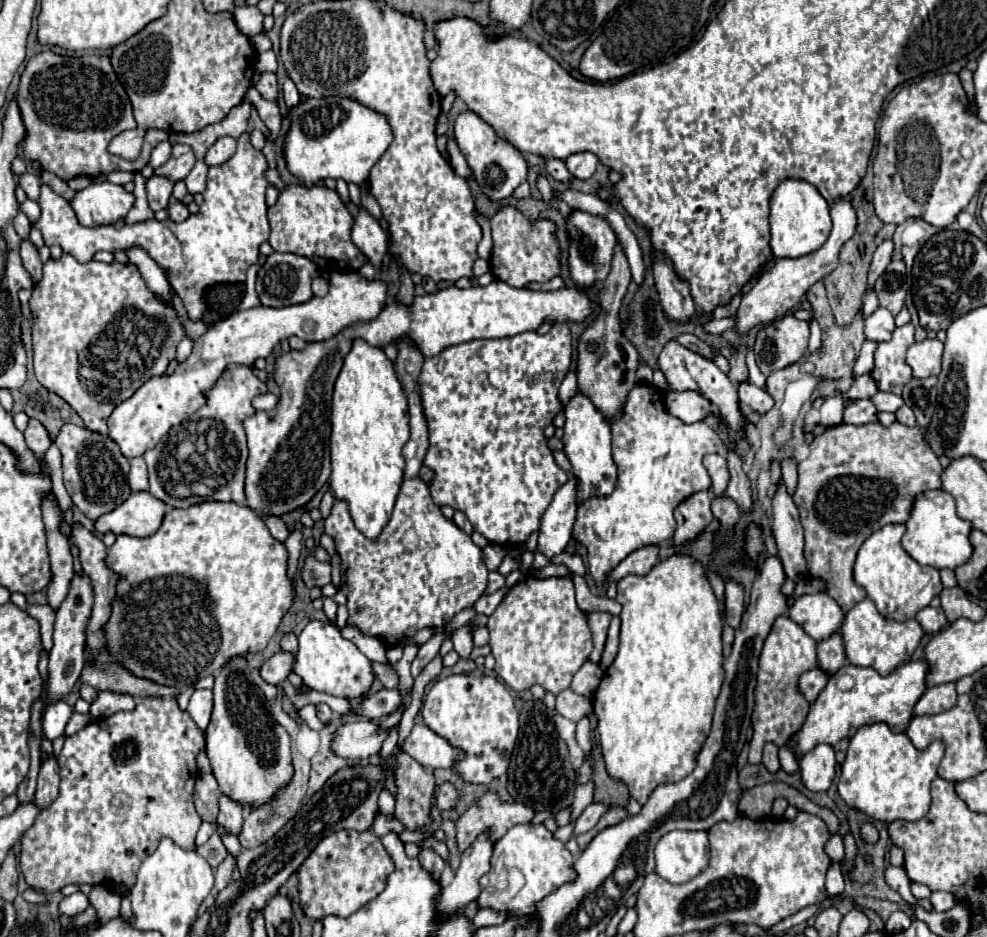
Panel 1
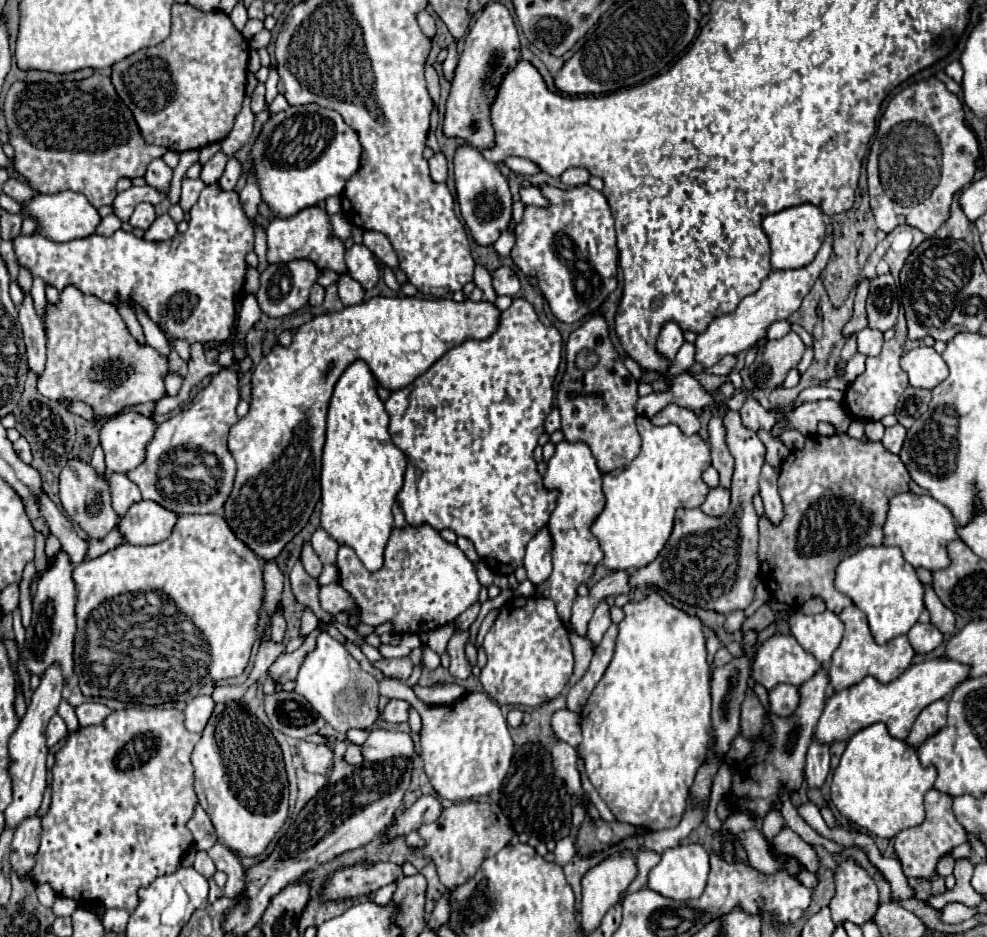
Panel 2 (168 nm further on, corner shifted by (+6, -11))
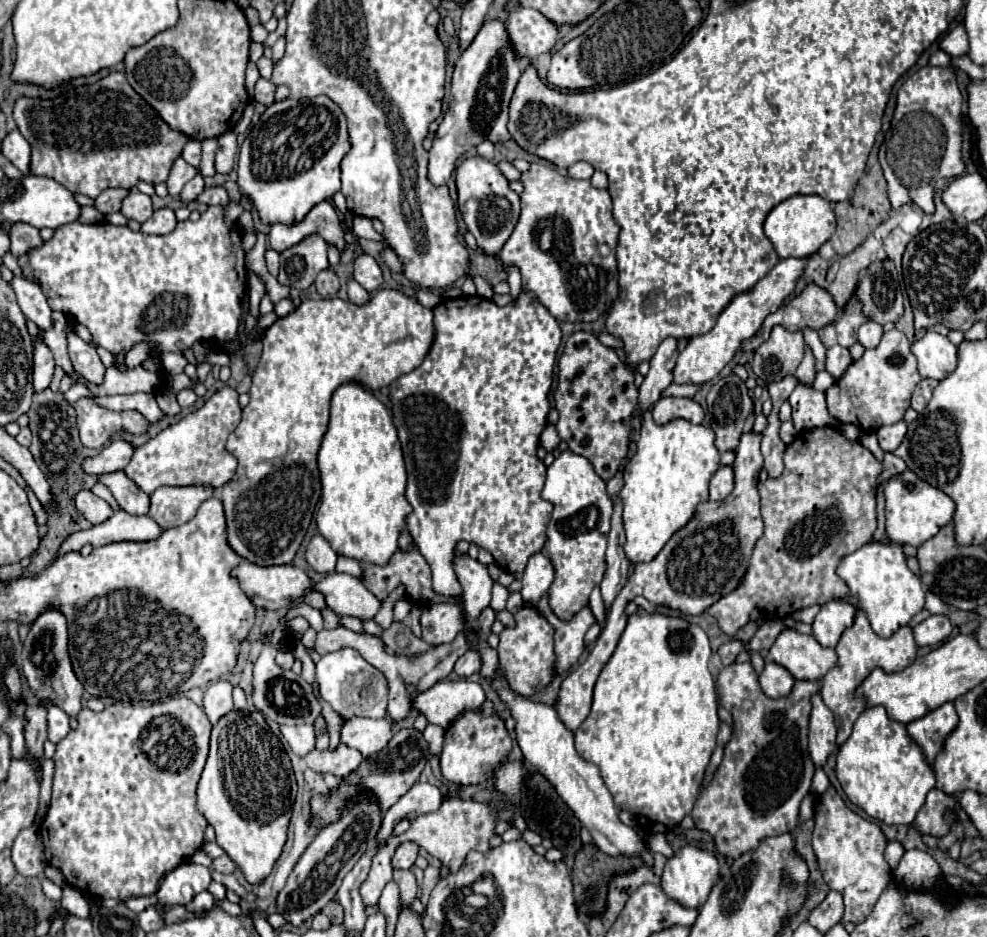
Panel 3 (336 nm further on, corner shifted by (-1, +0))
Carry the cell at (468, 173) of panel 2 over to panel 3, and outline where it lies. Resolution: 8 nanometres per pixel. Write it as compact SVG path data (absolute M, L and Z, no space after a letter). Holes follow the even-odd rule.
M470 157L460 163L456 169L456 189L458 189L458 211L468 227L468 231L476 237L476 245L482 249L486 257L494 257L500 253L502 245L514 231L514 225L520 217L520 197L508 187L508 179L498 171L492 161L482 157Z

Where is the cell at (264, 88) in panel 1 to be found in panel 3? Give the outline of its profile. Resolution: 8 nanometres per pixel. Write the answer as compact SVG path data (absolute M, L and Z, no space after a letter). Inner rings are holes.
M258 79L256 93L254 93L254 101L256 103L262 103L266 107L274 103L274 85L268 79Z

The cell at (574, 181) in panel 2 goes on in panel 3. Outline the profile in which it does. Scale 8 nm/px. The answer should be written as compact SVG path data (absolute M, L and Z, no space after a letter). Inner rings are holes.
M578 161L578 163L574 163L572 167L568 167L568 175L570 175L572 179L590 179L592 173L594 173L592 165L590 165L590 163L584 163L584 161Z

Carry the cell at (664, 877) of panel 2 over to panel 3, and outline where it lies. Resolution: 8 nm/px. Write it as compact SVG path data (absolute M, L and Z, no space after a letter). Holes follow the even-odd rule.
M694 845L682 847L672 859L666 861L664 875L662 875L662 891L676 903L688 909L698 909L710 895L714 883L718 879L718 861L712 853L698 849Z

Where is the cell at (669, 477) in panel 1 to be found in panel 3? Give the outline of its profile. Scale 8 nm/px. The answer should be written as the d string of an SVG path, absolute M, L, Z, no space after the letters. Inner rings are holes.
M646 413L638 451L626 465L626 483L620 491L626 525L624 551L632 563L652 561L666 541L694 517L696 505L708 501L708 483L718 467L720 453L714 447L714 431L710 427L692 425L686 419L654 425L652 415Z

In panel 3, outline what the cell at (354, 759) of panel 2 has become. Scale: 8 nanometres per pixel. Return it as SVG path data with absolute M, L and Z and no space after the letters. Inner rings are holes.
M338 745L336 751L312 749L308 755L304 755L304 761L312 771L330 773L336 777L346 777L360 765L362 755L356 749L350 749L346 745Z

